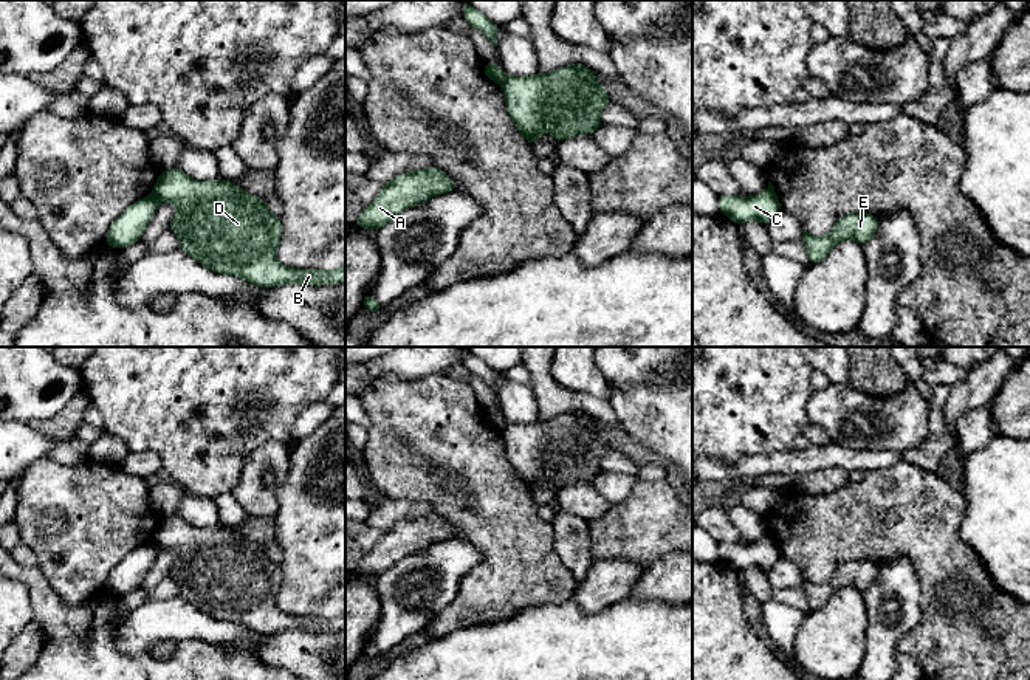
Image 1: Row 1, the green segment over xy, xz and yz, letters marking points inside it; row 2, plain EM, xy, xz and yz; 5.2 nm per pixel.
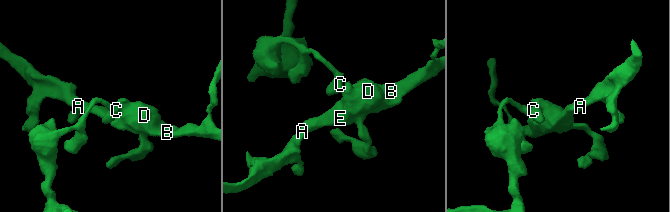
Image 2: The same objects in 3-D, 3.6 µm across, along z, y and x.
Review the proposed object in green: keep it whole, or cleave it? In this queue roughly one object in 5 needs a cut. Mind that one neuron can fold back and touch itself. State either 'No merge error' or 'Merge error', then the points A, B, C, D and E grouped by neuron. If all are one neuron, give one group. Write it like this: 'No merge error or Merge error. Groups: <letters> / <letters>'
Merge error. Groups: A B D E / C

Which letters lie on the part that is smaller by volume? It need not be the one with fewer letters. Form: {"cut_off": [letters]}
{"cut_off": ["A", "B", "D", "E"]}

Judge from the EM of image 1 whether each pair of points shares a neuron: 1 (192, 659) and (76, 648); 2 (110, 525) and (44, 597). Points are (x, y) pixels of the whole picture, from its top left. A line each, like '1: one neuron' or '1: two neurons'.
1: one neuron
2: two neurons

